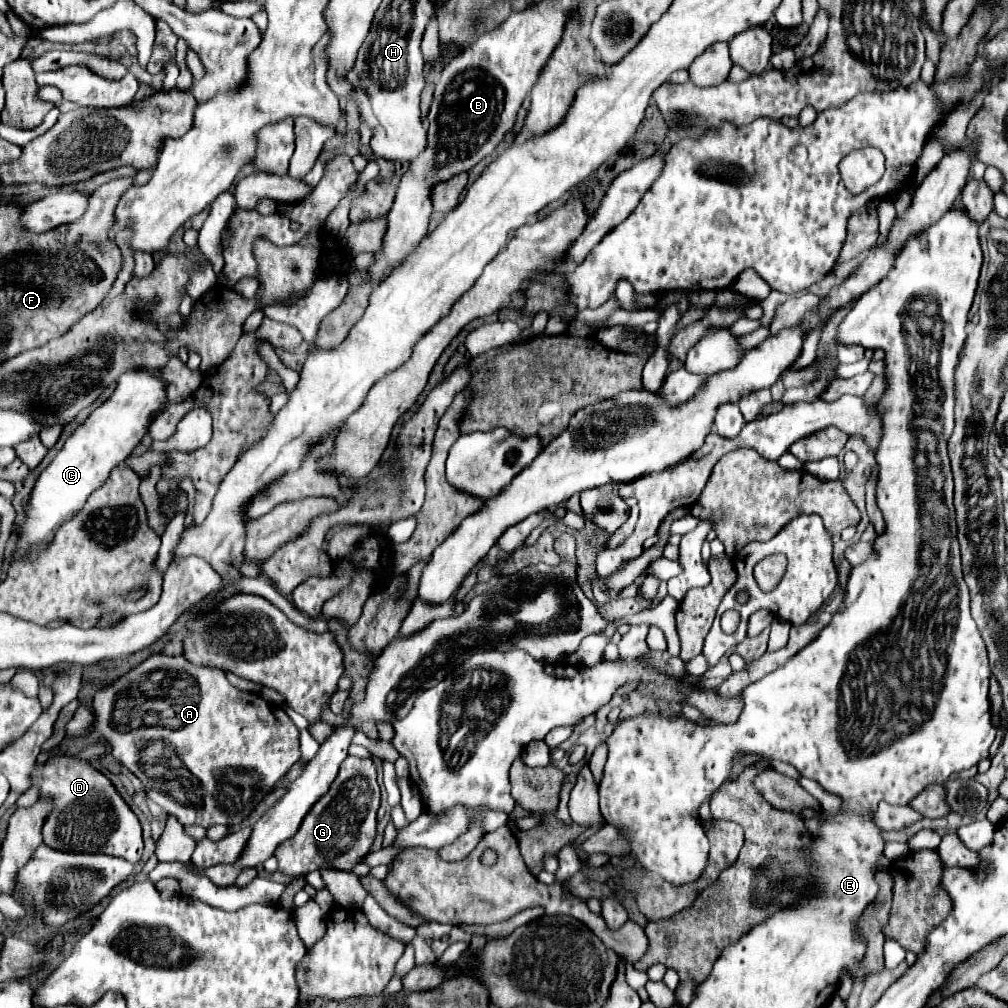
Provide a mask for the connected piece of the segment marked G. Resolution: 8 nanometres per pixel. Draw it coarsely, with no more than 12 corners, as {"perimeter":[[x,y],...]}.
{"perimeter":[[346,757],[278,871],[352,871],[376,837],[372,759]]}

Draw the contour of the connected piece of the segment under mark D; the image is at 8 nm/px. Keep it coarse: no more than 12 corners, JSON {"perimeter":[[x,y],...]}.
{"perimeter":[[76,757],[36,763],[58,851],[138,863],[142,827],[106,775]]}

